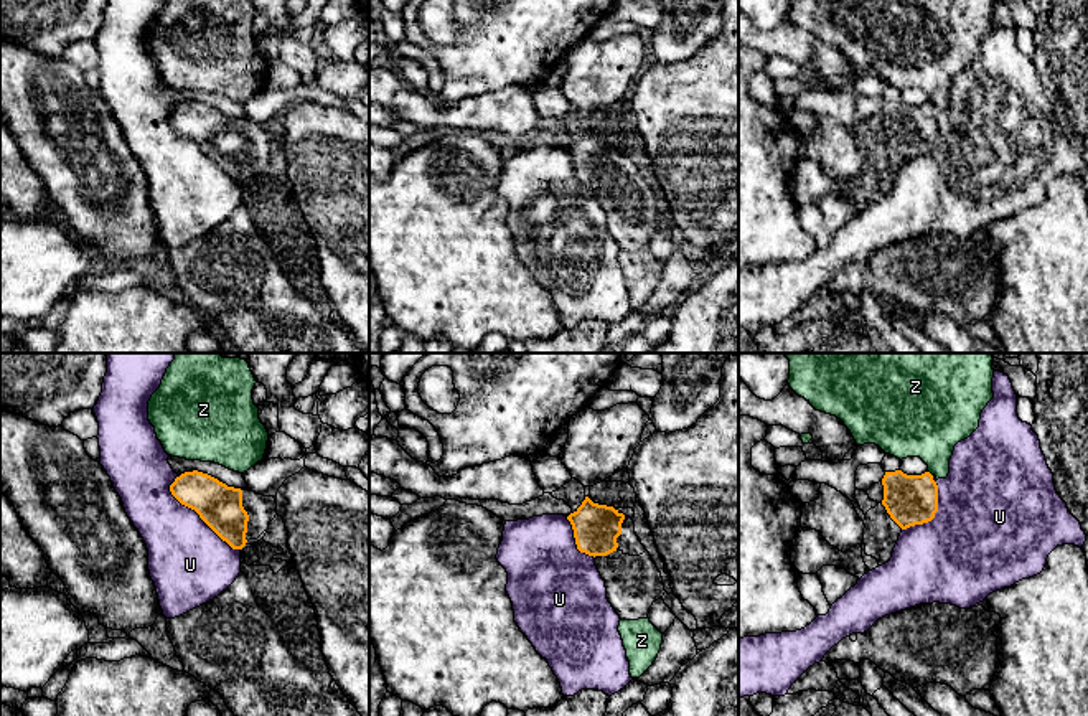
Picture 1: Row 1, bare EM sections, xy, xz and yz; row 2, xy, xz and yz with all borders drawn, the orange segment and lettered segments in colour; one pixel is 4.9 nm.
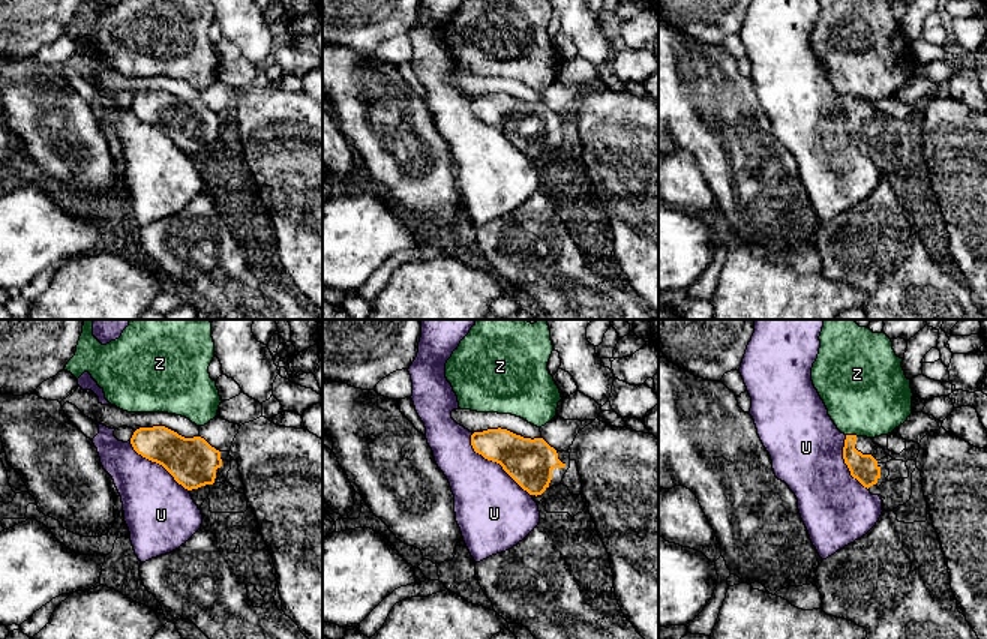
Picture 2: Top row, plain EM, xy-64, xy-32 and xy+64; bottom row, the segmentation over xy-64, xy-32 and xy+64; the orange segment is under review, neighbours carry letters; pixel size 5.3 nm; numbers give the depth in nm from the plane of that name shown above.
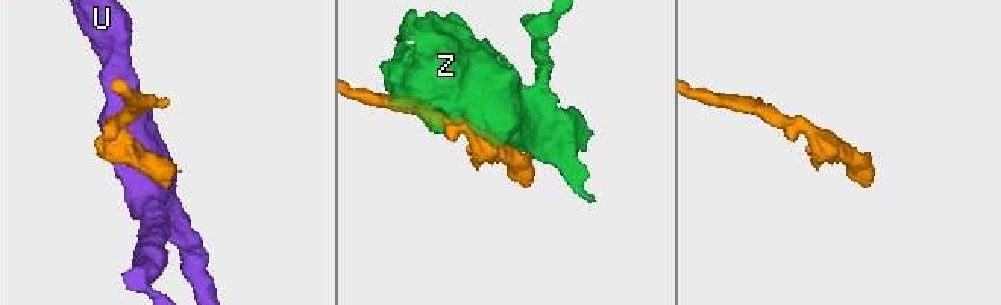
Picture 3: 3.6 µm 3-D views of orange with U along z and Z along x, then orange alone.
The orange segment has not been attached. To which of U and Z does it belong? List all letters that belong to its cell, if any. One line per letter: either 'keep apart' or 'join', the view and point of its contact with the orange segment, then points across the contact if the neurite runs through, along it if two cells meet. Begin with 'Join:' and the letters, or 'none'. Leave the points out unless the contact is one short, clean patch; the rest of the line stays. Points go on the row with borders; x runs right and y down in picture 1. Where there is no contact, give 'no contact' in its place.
Join: none
U: keep apart; meets orange in xy at (196, 512)
Z: keep apart; meets orange in yz at (930, 474)

